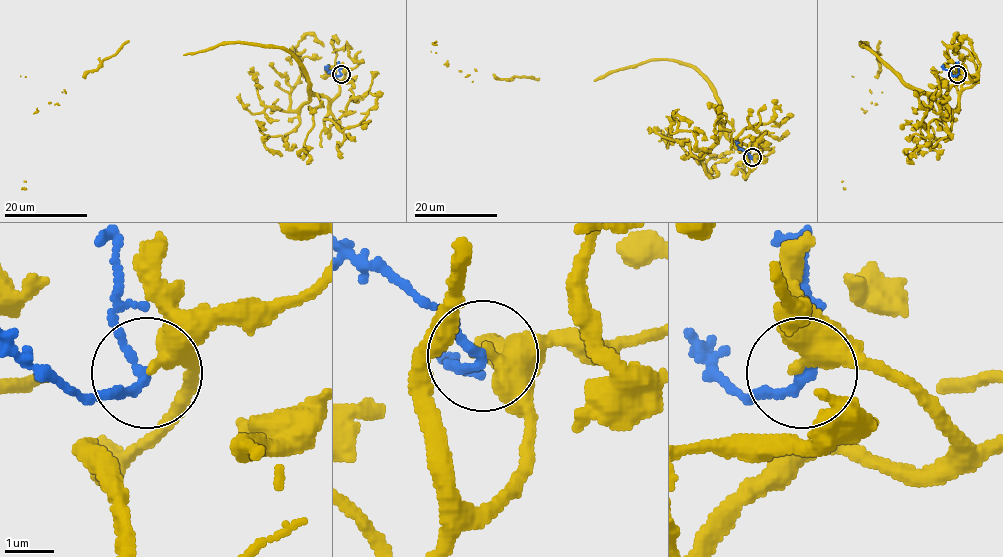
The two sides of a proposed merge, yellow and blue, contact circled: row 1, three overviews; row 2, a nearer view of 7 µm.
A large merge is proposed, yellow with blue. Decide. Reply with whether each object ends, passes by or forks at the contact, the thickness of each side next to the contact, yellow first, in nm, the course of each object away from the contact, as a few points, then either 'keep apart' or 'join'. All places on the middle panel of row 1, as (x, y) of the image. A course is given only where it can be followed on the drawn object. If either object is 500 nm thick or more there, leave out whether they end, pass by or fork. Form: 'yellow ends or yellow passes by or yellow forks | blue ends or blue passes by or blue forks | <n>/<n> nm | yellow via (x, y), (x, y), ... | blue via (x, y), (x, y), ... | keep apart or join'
yellow ends | blue passes by | 440/170 nm | yellow via (752, 157), (751, 170), (716, 91), (683, 63), (498, 79), (443, 64), (432, 43) | blue via (752, 157), (735, 141) | keep apart

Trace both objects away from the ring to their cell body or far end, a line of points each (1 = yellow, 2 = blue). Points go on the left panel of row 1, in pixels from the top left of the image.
1: (342, 74), (331, 99), (272, 46), (232, 42), (184, 55), (128, 41), (33, 113), (22, 189)
2: (342, 74), (336, 76), (324, 66)

